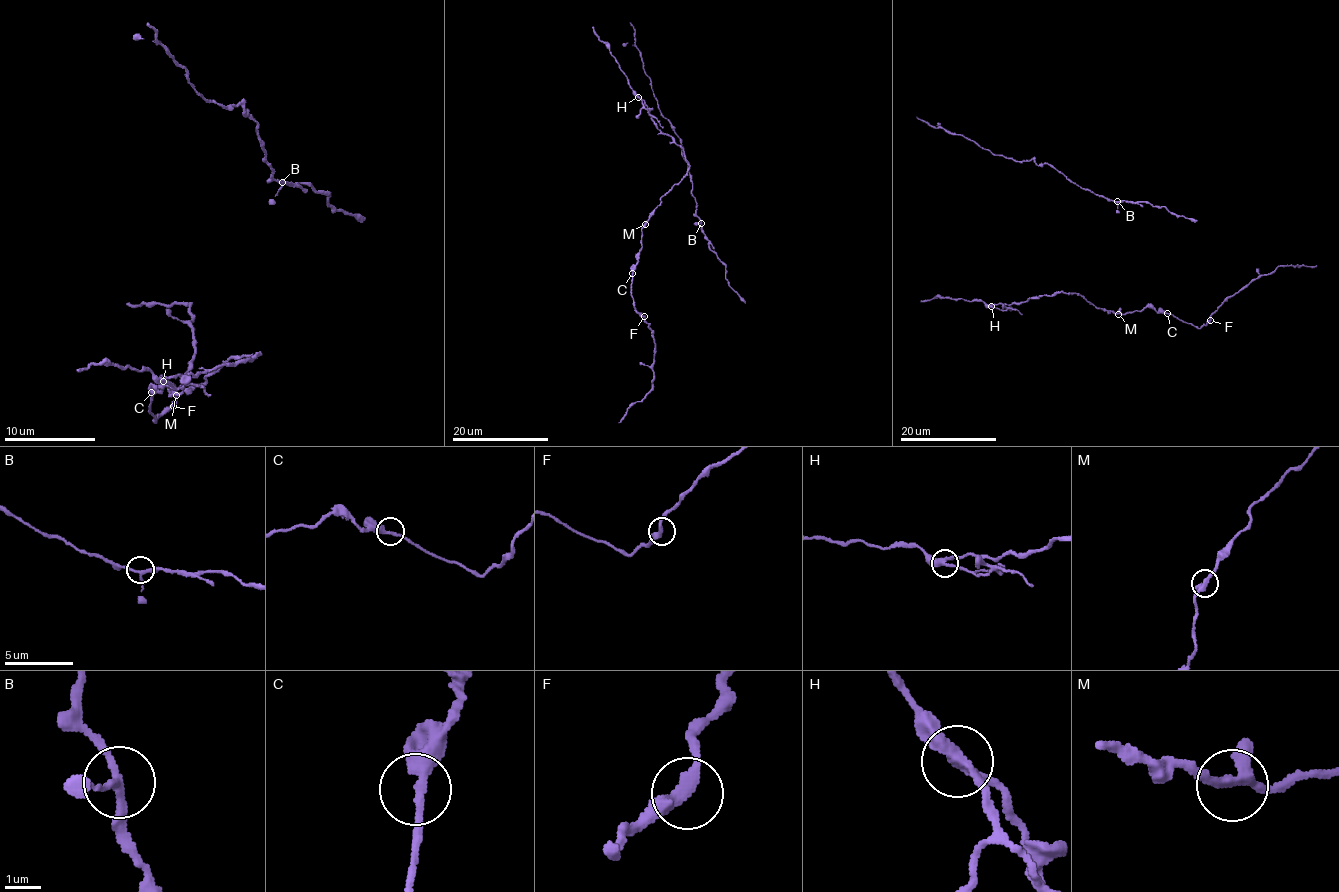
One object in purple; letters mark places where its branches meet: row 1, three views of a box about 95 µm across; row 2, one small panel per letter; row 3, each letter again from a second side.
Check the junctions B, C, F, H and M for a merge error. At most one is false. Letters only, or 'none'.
H

